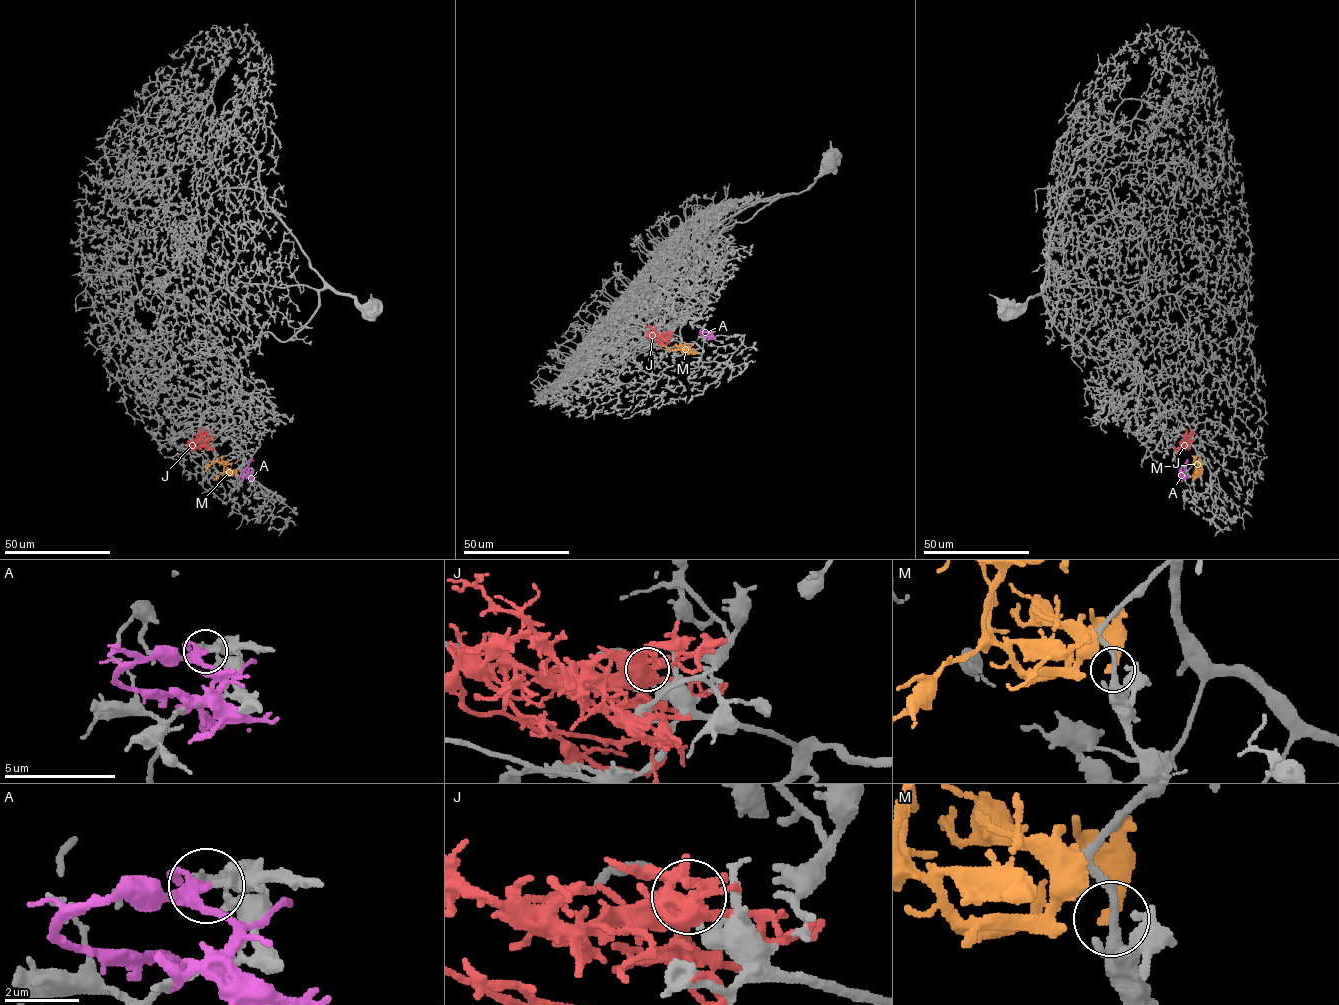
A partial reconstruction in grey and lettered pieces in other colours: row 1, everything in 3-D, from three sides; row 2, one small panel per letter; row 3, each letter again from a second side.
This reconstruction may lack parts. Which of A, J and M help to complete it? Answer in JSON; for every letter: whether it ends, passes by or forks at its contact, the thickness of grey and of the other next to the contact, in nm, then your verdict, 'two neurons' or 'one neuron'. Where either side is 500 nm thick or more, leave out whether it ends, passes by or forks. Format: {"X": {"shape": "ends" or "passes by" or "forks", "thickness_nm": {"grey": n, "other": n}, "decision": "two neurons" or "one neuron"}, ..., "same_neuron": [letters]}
{"A": {"shape": "forks", "thickness_nm": {"grey": 280, "other": 280}, "decision": "two neurons"}, "J": {"shape": "ends", "thickness_nm": {"grey": 190, "other": 200}, "decision": "two neurons"}, "M": {"shape": "ends", "thickness_nm": {"grey": 280, "other": 360}, "decision": "two neurons"}, "same_neuron": []}

